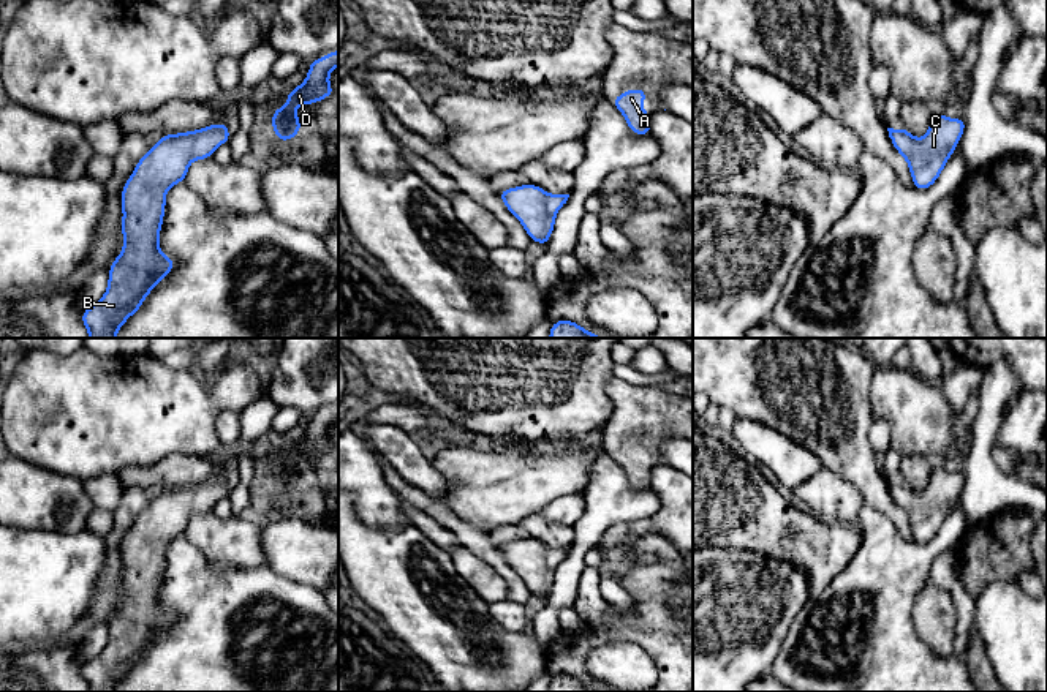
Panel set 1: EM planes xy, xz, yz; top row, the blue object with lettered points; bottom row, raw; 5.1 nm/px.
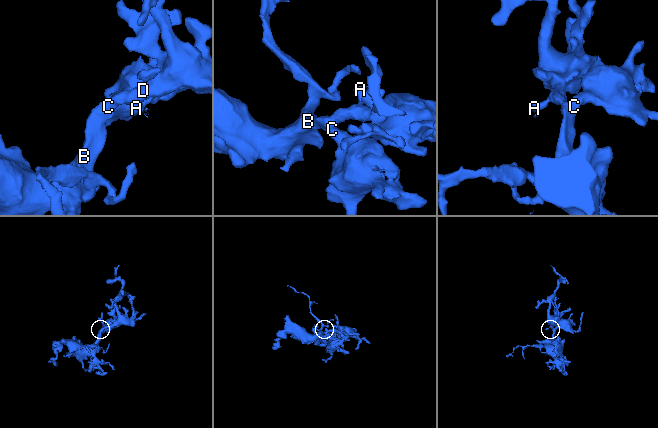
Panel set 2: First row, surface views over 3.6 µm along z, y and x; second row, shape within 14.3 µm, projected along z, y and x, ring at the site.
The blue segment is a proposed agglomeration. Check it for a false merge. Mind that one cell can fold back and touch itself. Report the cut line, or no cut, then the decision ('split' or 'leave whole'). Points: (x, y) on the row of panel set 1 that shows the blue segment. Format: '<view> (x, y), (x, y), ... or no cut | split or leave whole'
no cut | leave whole

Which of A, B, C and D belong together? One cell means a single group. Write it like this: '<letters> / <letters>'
A B C D

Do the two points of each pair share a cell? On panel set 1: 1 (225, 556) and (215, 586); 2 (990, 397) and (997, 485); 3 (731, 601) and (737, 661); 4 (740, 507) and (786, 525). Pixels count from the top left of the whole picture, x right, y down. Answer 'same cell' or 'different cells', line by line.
1: different cells
2: same cell
3: same cell
4: same cell

